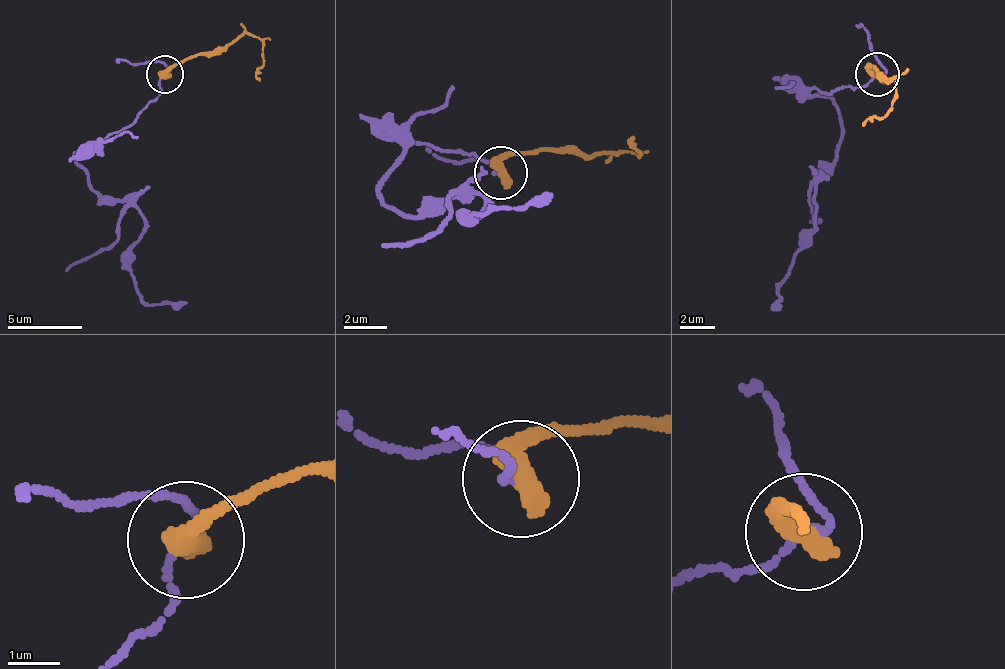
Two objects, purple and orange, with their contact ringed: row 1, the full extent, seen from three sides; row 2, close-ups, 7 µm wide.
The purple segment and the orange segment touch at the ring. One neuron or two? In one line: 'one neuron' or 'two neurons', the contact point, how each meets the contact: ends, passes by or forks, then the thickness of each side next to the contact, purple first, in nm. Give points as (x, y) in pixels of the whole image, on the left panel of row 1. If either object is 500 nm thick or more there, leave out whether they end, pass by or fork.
two neurons; at (164, 74); 110 nm thick on the purple side, 550 nm on the other

